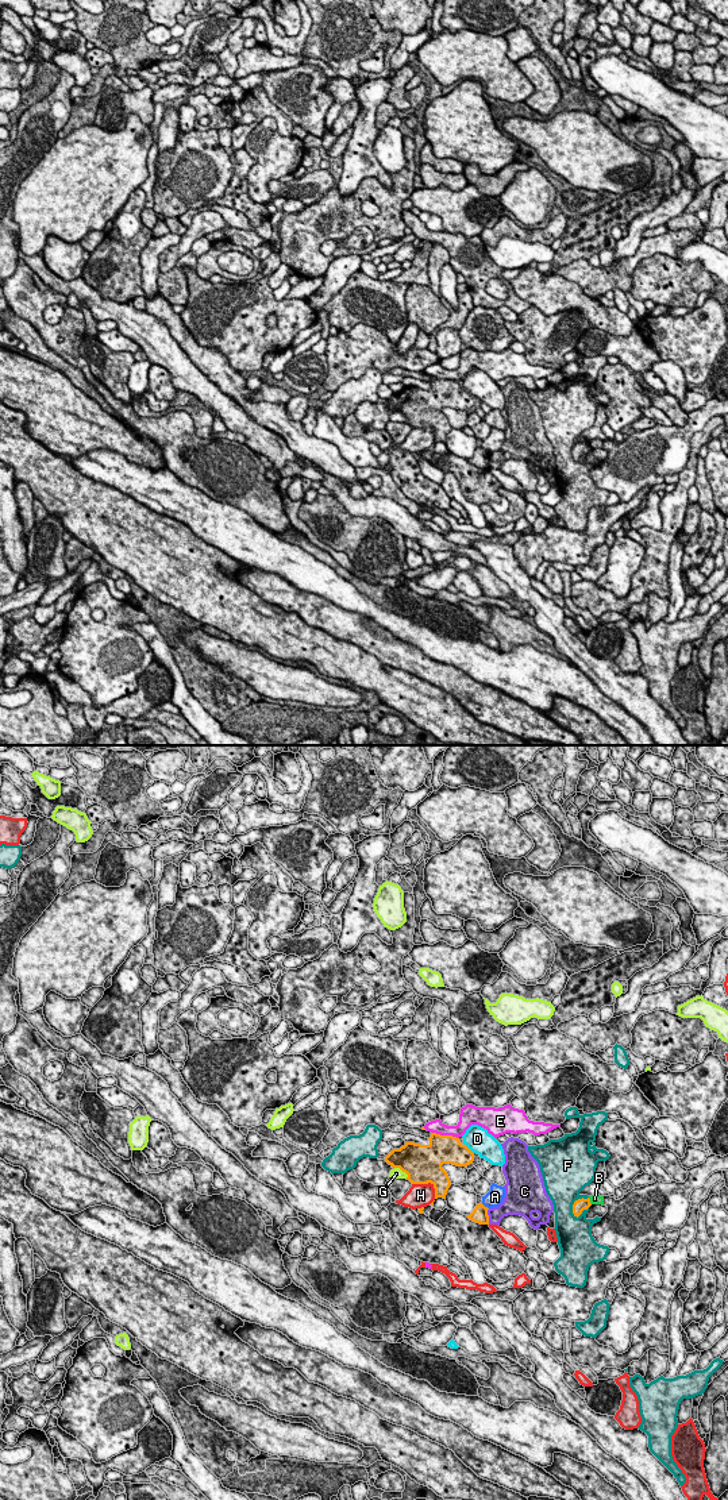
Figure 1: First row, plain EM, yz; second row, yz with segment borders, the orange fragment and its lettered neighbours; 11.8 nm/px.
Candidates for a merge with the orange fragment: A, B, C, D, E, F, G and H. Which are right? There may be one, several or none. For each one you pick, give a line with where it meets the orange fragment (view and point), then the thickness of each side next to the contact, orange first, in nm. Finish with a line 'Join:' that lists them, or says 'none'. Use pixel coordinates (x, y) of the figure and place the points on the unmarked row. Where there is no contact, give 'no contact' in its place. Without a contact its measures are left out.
Join: none

